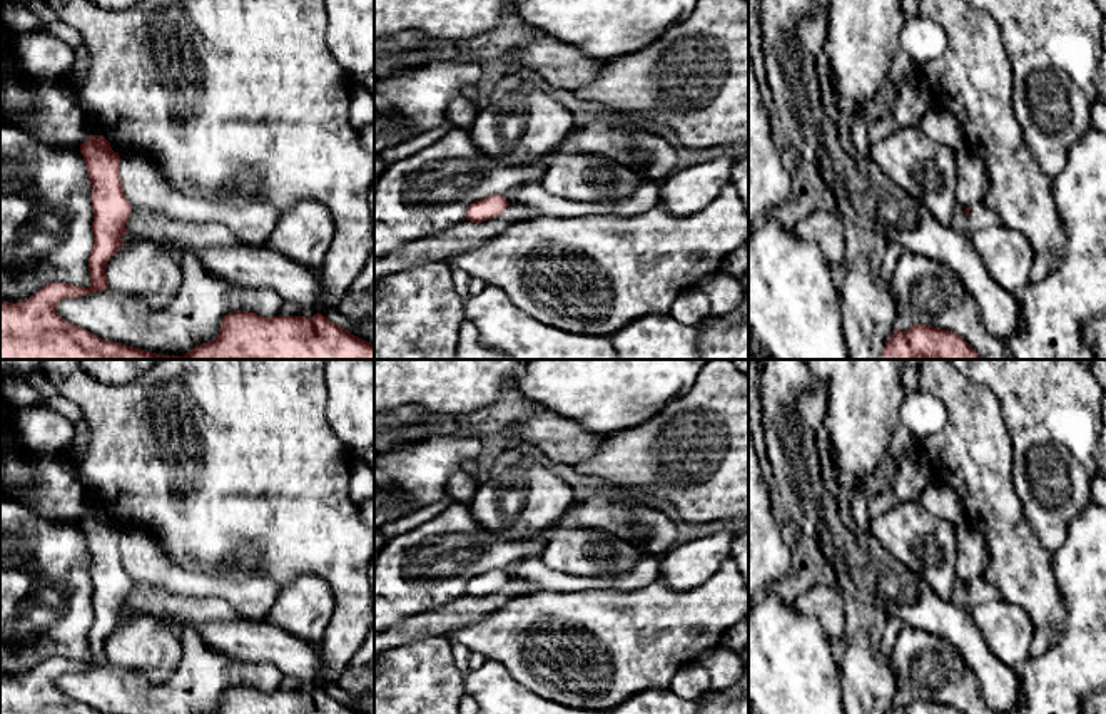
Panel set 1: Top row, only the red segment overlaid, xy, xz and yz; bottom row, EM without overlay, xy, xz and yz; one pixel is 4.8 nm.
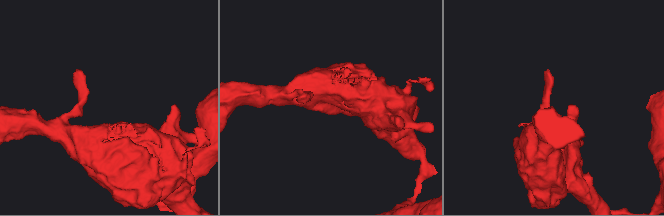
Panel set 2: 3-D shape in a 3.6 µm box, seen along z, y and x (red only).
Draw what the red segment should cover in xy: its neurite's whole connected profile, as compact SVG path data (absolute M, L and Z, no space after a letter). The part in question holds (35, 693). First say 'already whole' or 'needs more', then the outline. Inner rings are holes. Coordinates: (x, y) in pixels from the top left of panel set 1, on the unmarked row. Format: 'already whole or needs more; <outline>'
already whole; M87 510L80 518L94 584L94 617L89 629L90 660L48 657L28 674L0 677L0 714L102 714L90 706L67 697L58 687L60 674L79 672L109 664L105 642L124 620L125 597L132 579L120 557L120 530L104 510Z

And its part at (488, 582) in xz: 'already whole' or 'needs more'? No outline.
already whole

